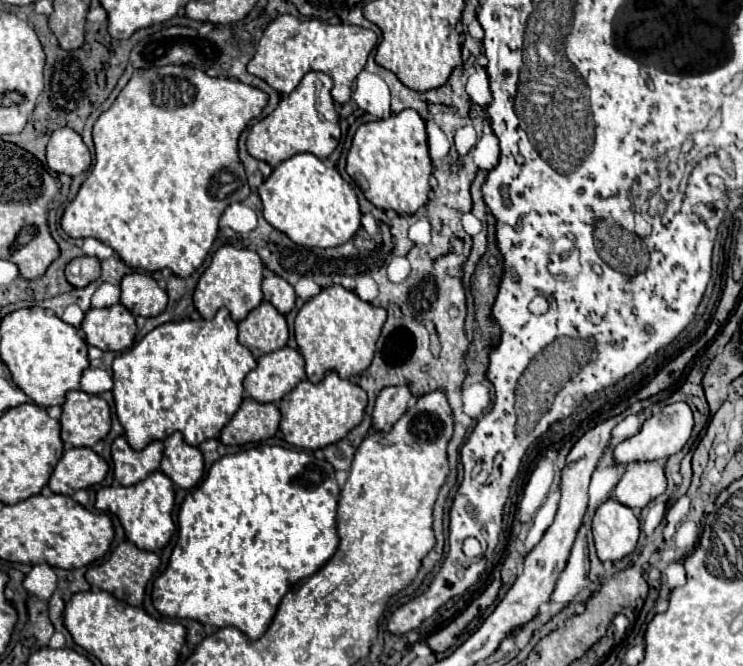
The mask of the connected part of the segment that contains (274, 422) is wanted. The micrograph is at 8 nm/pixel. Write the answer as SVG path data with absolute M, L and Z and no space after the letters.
M246 398L234 418L226 424L220 434L220 440L228 446L250 444L268 440L278 432L280 410L276 404L260 404L252 398Z

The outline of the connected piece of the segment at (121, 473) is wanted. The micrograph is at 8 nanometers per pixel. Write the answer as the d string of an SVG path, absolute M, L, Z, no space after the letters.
M124 436L116 438L112 444L112 462L114 462L114 476L120 484L136 484L144 480L148 474L156 472L160 468L164 444L152 442L144 450L136 452L130 448Z

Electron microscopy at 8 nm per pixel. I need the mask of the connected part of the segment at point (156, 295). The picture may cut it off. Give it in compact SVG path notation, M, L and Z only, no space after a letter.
M132 272L122 278L122 296L120 302L134 314L134 316L158 316L164 312L168 294L158 286L158 282L150 274Z

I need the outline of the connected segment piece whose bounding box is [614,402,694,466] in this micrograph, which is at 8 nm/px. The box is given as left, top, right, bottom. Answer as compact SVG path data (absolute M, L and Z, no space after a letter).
M670 404L666 408L660 410L660 414L654 414L652 418L648 418L642 426L642 430L620 442L616 448L614 448L614 462L618 466L628 466L632 462L652 462L652 460L668 460L672 454L680 452L684 448L684 444L688 442L690 438L690 432L692 432L692 426L694 426L694 420L692 420L692 412L688 408L688 404Z

